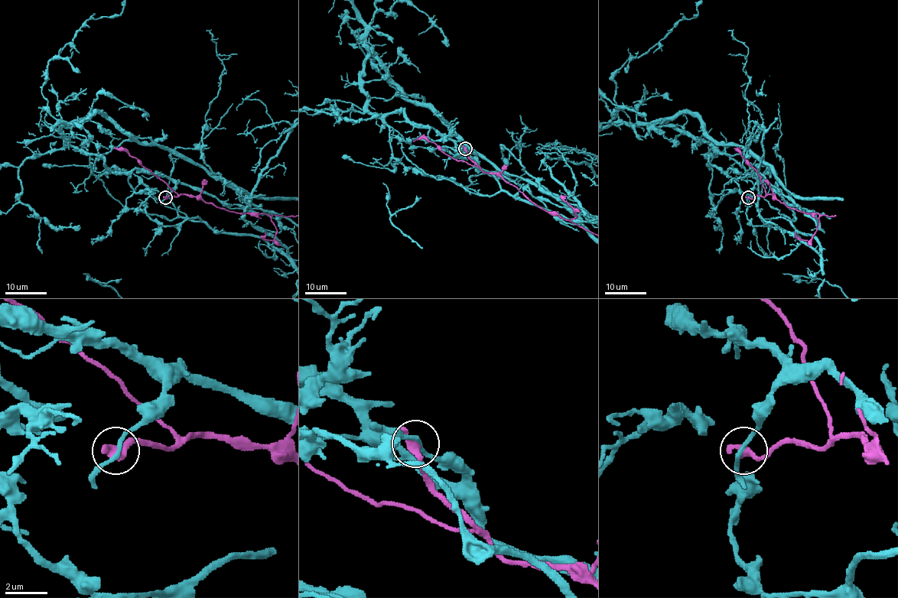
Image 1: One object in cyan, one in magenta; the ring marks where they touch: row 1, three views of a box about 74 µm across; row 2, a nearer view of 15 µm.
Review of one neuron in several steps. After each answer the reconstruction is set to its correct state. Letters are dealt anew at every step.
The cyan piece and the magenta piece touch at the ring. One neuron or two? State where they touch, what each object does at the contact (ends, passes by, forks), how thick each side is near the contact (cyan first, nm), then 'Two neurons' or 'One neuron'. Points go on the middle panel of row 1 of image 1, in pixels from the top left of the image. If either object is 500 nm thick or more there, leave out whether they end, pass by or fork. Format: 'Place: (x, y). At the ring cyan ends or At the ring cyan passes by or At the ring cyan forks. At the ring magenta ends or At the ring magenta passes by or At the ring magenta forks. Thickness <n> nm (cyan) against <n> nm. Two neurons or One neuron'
Place: (465, 148). At the ring cyan passes by. At the ring magenta ends. Thickness 200 nm (cyan) against 440 nm. Two neurons

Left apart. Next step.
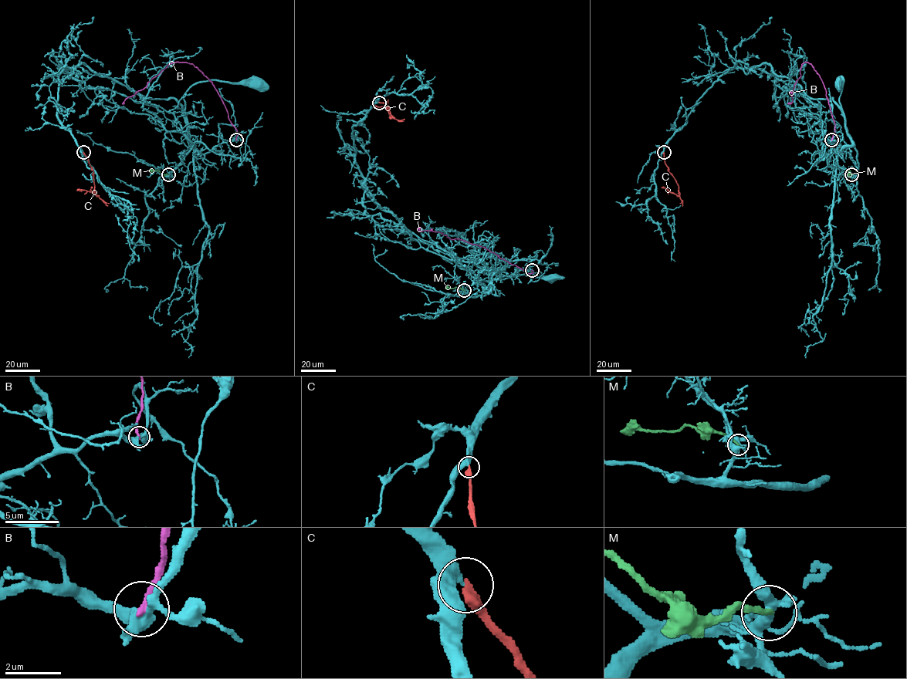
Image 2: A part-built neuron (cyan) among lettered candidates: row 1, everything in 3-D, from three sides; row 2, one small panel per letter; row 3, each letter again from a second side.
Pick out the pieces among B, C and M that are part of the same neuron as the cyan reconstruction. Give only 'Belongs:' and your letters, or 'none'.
Belongs: C

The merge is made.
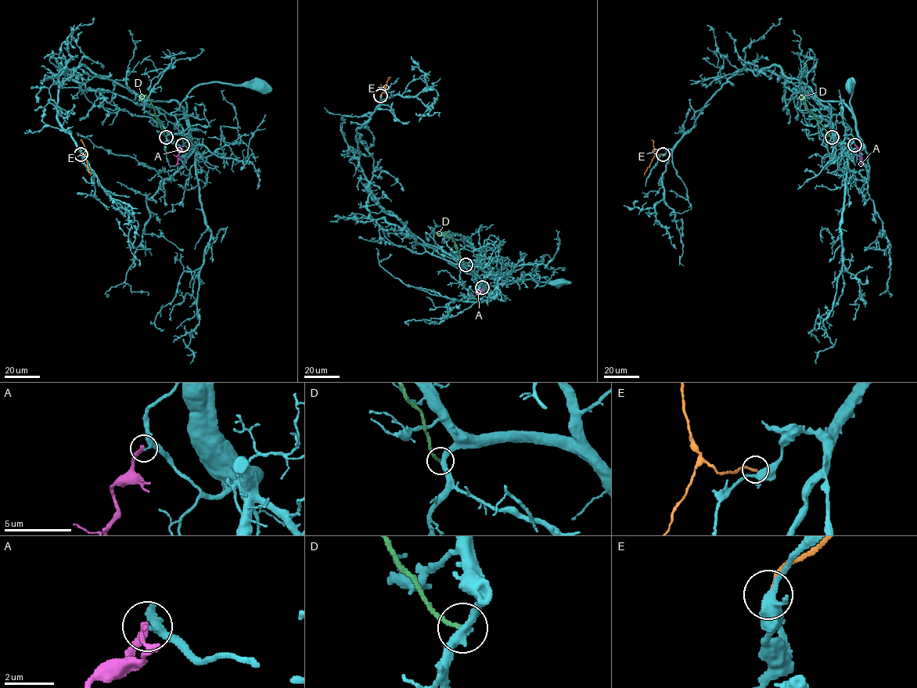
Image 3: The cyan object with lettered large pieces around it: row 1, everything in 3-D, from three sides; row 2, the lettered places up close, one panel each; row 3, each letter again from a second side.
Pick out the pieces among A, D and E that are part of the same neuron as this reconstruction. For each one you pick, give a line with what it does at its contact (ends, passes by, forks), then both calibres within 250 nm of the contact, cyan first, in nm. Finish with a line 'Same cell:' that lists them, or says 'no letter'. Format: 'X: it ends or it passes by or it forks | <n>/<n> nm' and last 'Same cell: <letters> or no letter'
Same cell: no letter

